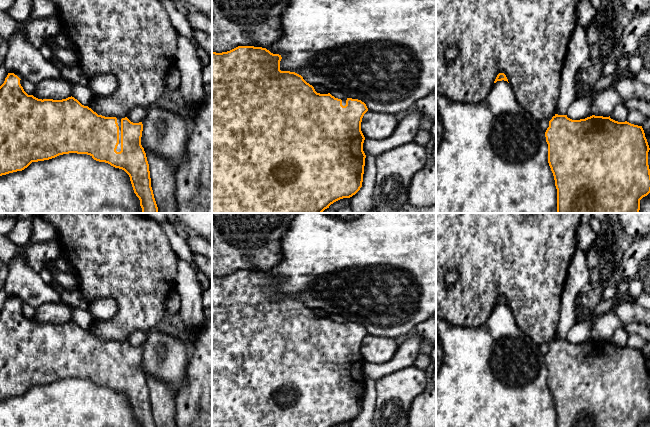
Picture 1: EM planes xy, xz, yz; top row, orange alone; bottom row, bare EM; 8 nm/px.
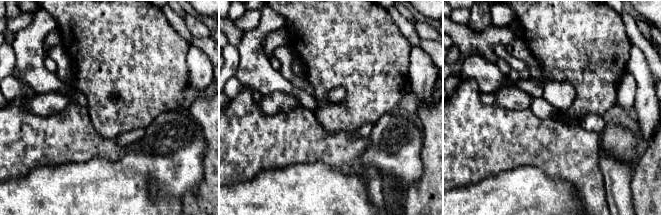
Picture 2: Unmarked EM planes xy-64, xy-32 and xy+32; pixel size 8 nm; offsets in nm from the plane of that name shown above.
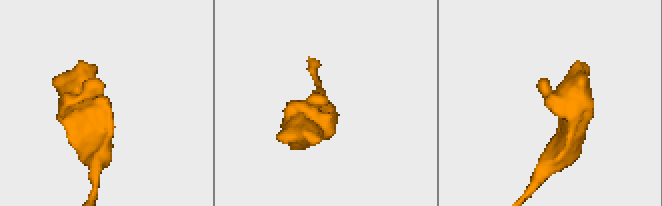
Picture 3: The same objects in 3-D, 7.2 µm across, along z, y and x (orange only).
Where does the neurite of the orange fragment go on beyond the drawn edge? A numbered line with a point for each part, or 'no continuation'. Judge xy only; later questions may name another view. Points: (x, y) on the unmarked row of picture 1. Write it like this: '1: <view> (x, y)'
1: xy (118, 373)

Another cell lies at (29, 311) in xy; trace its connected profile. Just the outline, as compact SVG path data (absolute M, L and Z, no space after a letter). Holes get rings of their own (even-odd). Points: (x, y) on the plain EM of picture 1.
M21 303L20 308L28 319L34 318L37 308L34 308L26 303Z

